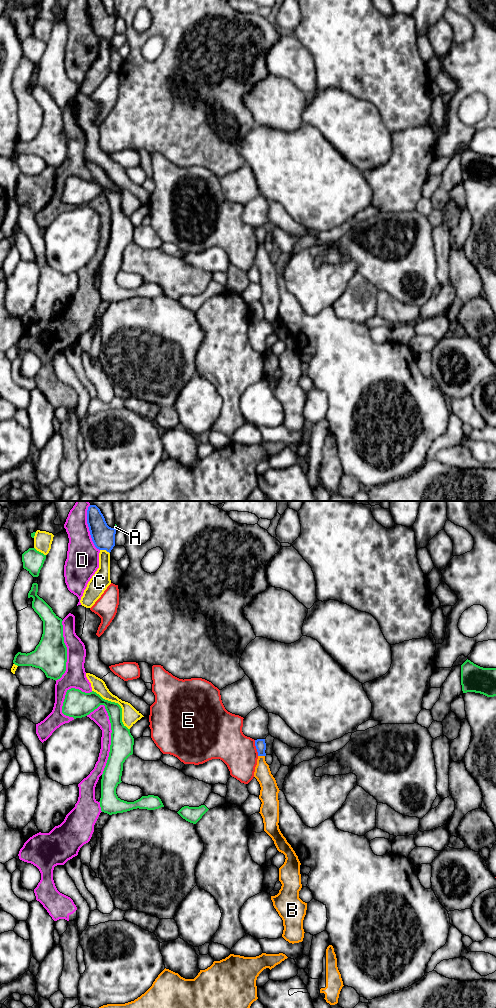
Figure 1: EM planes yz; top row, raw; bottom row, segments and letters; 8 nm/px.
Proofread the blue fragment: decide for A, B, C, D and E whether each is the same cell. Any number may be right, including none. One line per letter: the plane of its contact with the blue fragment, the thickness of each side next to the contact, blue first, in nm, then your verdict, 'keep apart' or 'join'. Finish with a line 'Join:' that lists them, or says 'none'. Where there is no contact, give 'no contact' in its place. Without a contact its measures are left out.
A: no contact | keep apart
B: yz | 90/130 nm | keep apart
C: yz | 190/140 nm | keep apart
D: yz | 190/260 nm | keep apart
E: yz | 90/300 nm | keep apart
Join: none

